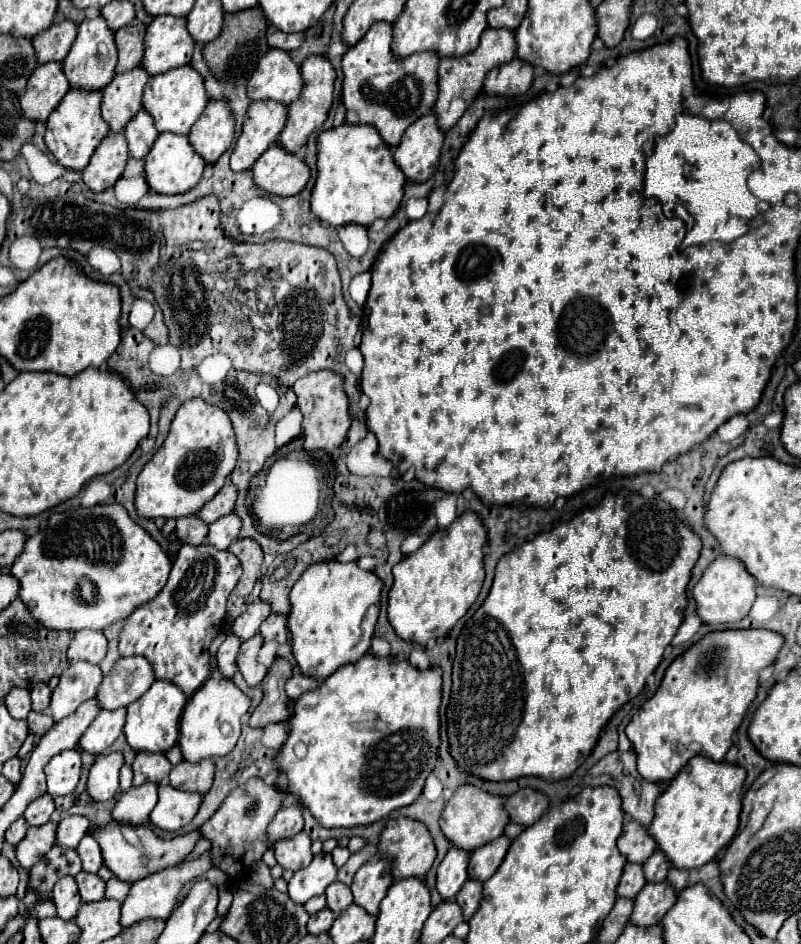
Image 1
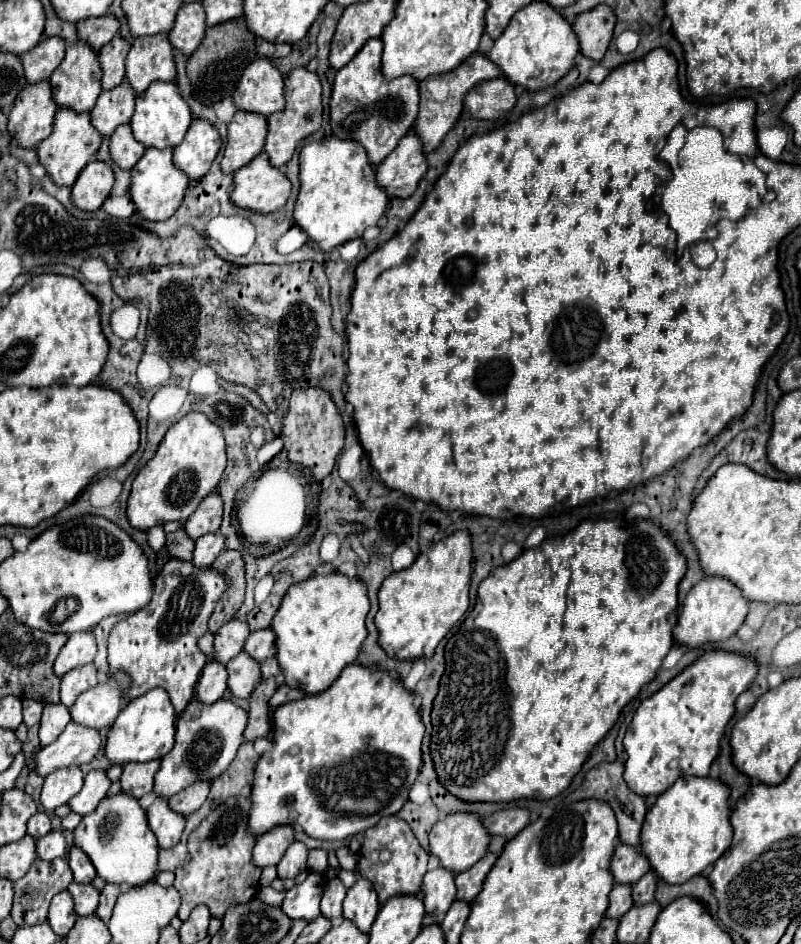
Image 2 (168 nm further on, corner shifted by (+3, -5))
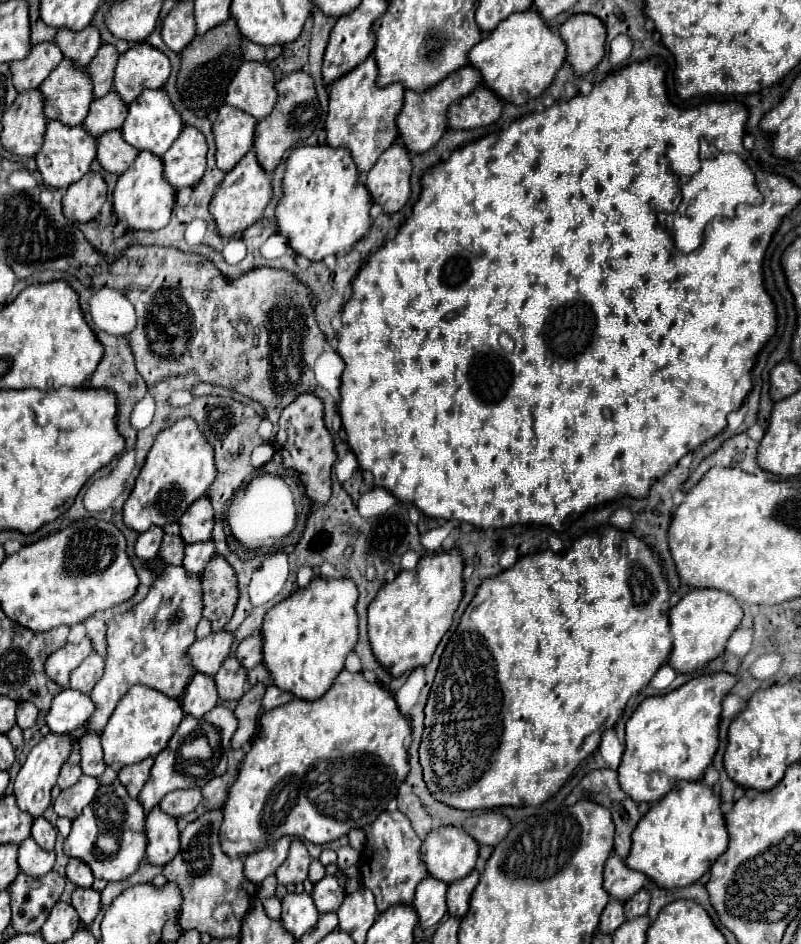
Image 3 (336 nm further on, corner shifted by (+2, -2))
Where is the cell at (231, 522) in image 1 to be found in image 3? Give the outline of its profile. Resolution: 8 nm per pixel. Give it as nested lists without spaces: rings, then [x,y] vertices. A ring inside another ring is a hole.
[[[197,542],[191,546],[185,546],[185,558],[183,558],[183,568],[187,574],[199,576],[207,562],[215,556],[215,546],[213,542]]]

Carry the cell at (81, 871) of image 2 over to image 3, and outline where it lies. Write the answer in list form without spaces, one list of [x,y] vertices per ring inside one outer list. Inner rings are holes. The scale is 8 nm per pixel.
[[[75,858],[69,860],[65,876],[67,876],[69,882],[73,882],[75,886],[81,886],[81,888],[89,888],[95,880],[91,868],[87,868],[87,864],[83,864],[81,860],[75,860]]]

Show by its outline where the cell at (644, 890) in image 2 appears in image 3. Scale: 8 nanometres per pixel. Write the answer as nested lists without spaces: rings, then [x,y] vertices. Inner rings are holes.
[[[639,890],[631,900],[625,902],[625,918],[633,920],[637,916],[645,916],[647,908],[649,908],[649,892]]]

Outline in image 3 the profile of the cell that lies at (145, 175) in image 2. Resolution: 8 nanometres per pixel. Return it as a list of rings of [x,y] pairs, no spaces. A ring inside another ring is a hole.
[[[139,152],[133,166],[119,176],[113,190],[113,214],[127,230],[159,230],[167,224],[175,206],[175,188],[163,178],[163,162],[151,152]]]

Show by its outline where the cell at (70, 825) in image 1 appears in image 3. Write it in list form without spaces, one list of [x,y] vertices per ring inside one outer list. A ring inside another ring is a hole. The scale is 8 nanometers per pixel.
[[[27,838],[19,844],[17,864],[19,870],[27,876],[43,876],[53,868],[55,852],[45,852],[39,848],[39,844],[35,844],[33,838]]]

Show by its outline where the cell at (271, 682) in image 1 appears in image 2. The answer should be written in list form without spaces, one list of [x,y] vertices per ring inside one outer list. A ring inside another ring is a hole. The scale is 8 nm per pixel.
[[[274,677],[264,679],[250,695],[250,719],[248,727],[244,731],[244,737],[248,741],[254,741],[258,737],[266,737],[270,733],[270,697],[276,693],[278,683]]]

